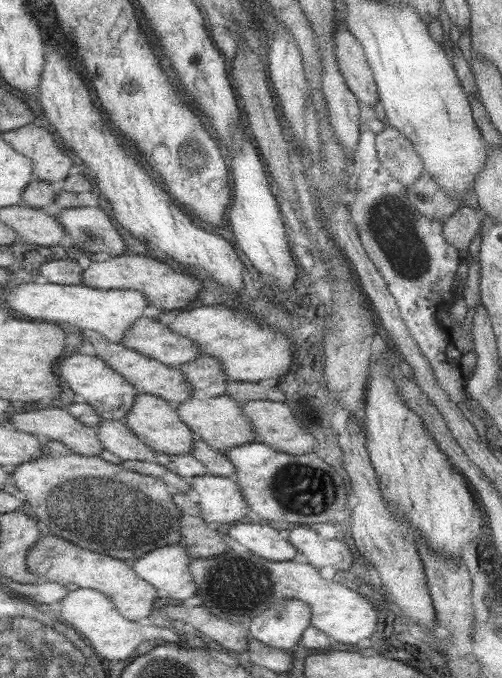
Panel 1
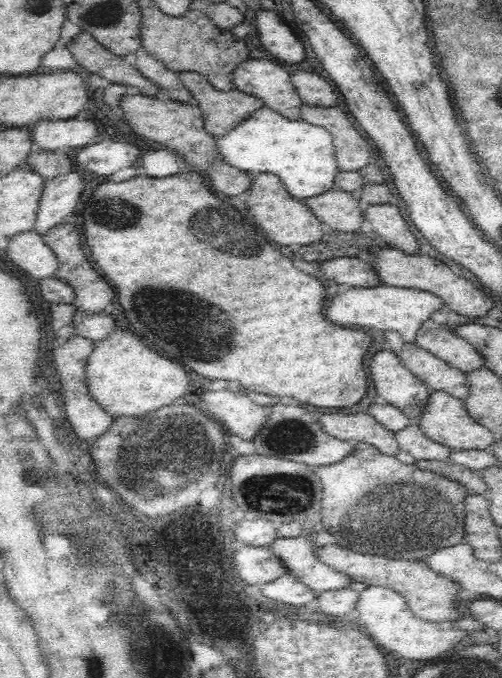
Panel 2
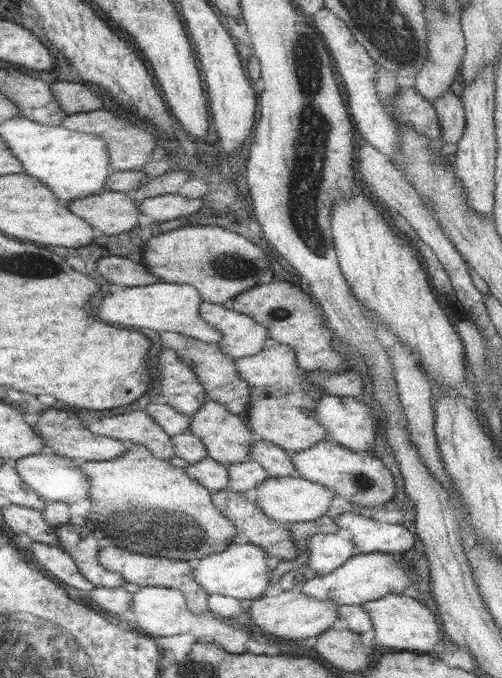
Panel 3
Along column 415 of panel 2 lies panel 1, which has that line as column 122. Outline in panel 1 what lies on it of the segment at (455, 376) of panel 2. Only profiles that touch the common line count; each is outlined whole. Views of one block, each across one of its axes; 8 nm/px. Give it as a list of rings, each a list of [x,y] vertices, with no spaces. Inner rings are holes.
[[[82,330],[86,341],[94,345],[98,350],[98,355],[108,361],[108,365],[112,365],[116,371],[122,373],[141,393],[153,394],[164,397],[164,399],[175,403],[176,405],[192,398],[192,390],[194,383],[190,381],[190,377],[182,371],[180,367],[173,367],[164,364],[164,361],[155,360],[134,348],[129,348],[122,343],[115,343],[108,340],[106,335],[98,331]]]

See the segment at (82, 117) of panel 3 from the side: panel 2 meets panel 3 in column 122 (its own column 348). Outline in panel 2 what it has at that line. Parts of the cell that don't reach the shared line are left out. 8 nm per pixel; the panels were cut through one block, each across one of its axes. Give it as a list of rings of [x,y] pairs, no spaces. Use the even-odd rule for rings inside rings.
[[[308,106],[301,108],[301,118],[310,124],[327,128],[335,136],[338,164],[342,171],[359,171],[374,162],[374,144],[348,118],[348,114],[339,108]]]

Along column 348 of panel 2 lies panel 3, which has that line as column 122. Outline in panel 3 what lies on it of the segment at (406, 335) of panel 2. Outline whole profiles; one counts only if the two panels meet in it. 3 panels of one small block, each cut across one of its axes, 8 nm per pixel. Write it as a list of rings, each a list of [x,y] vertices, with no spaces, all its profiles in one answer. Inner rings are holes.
[[[162,281],[152,286],[123,287],[115,294],[110,293],[98,308],[98,316],[104,322],[112,320],[112,324],[122,324],[122,328],[128,327],[134,330],[150,328],[159,333],[172,331],[209,344],[219,344],[224,340],[224,333],[202,316],[204,304],[204,297],[196,286]]]

